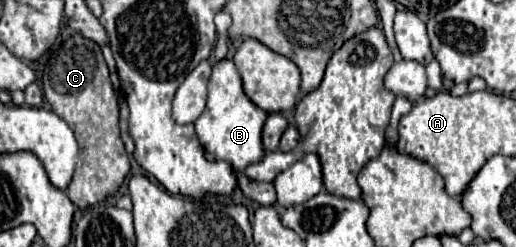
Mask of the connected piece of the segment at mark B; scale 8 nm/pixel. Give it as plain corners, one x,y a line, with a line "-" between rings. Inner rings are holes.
222,60
212,66
212,76
208,84
208,104
202,116
196,120
196,134
202,146
216,154
218,160
234,164
236,170
244,172
246,166
258,164
264,158
262,146
262,128
268,118
268,112
254,106
242,90
240,74
232,60

